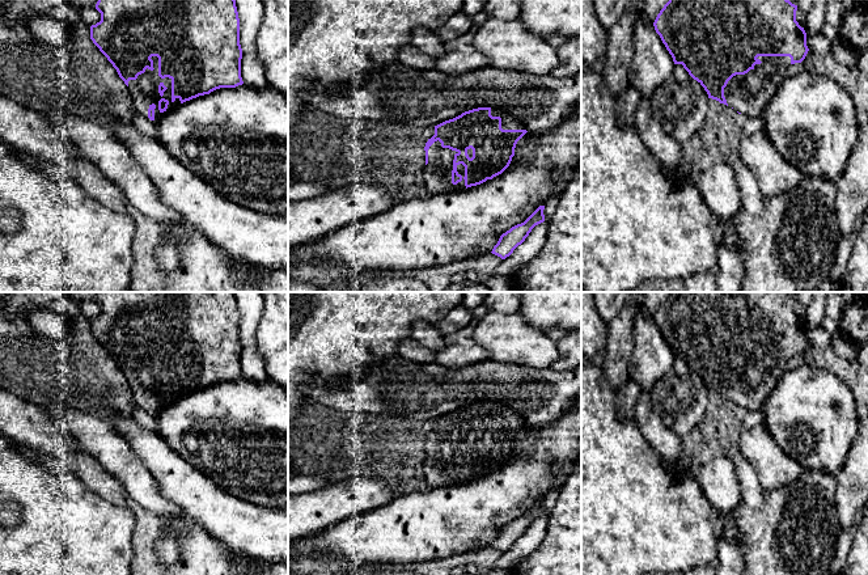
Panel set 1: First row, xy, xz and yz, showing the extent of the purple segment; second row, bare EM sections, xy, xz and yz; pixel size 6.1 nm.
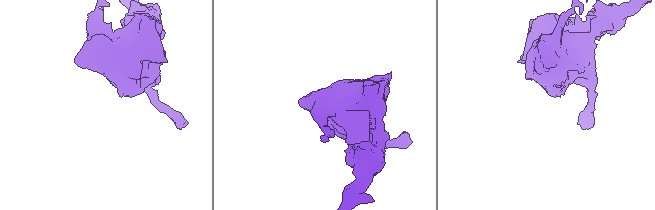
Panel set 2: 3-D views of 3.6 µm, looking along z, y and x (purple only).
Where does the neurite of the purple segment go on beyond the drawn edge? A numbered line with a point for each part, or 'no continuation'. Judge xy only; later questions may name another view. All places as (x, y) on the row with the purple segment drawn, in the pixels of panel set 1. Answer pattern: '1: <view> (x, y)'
1: xy (144, 91)

